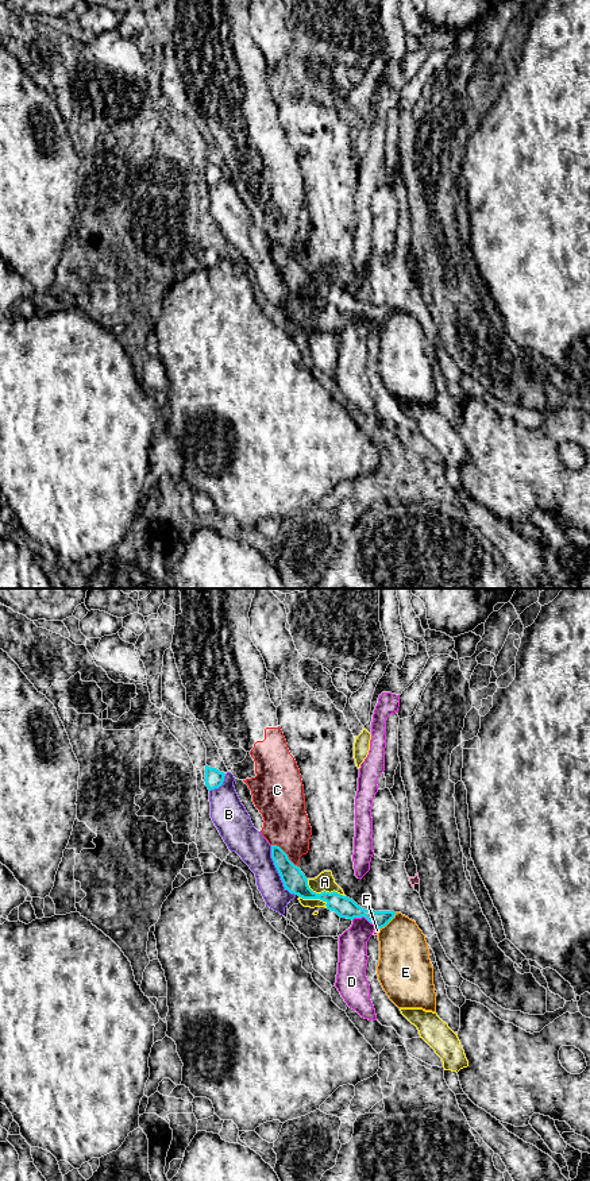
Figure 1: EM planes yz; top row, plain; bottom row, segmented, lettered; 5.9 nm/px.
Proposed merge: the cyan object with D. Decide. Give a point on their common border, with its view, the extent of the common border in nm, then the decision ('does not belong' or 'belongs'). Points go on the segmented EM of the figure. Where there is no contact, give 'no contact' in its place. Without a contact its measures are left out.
yz (365, 917) | 150 nm | does not belong

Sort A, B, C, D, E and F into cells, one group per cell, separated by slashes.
A B / C / D / E / F

